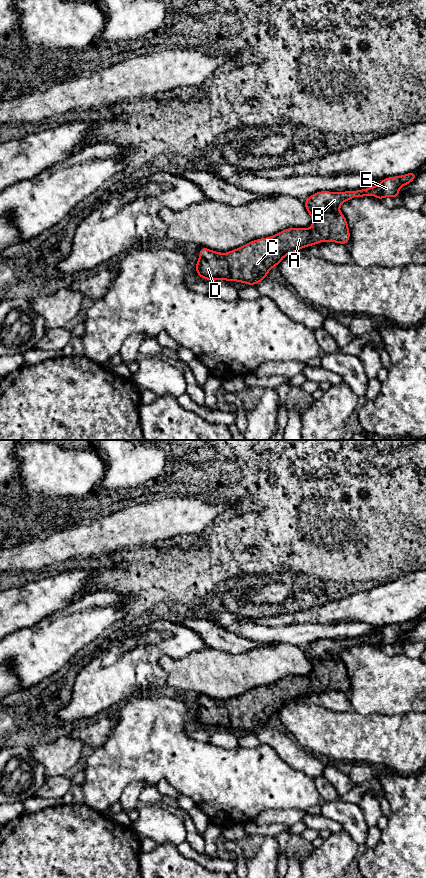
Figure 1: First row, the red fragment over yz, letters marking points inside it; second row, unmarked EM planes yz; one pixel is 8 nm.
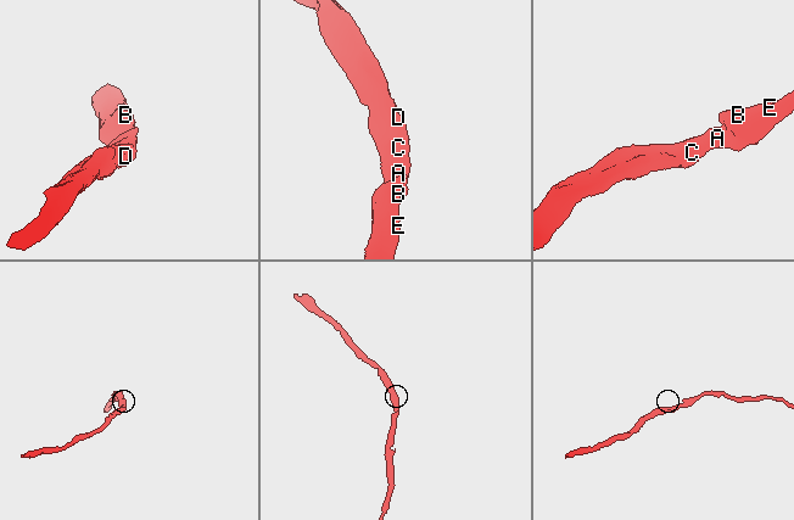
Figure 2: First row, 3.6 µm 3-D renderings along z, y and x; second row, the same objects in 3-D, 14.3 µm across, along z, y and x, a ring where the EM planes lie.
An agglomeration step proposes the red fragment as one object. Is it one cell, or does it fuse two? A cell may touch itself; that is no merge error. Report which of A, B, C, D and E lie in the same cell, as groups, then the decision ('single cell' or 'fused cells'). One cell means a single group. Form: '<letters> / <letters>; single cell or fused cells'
A B C D E; single cell

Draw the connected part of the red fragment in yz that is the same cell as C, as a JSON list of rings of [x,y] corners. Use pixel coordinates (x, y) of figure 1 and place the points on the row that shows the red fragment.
[[[410,172],[401,176],[385,178],[376,186],[372,185],[366,189],[344,192],[316,192],[304,202],[305,208],[312,218],[313,225],[310,228],[287,228],[273,236],[253,240],[227,253],[201,247],[198,262],[194,266],[196,272],[200,278],[206,280],[226,280],[247,285],[257,285],[267,278],[268,272],[276,267],[284,257],[291,253],[296,253],[302,248],[319,244],[321,241],[346,245],[350,239],[350,231],[346,217],[339,209],[344,202],[354,197],[365,196],[375,196],[378,200],[386,197],[398,198],[400,188],[410,184],[416,177],[415,172]]]

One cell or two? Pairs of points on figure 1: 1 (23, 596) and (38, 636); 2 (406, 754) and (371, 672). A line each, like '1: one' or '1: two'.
1: two
2: two

